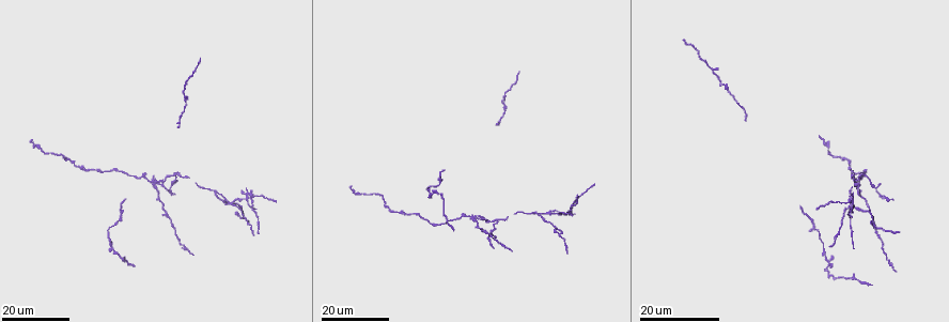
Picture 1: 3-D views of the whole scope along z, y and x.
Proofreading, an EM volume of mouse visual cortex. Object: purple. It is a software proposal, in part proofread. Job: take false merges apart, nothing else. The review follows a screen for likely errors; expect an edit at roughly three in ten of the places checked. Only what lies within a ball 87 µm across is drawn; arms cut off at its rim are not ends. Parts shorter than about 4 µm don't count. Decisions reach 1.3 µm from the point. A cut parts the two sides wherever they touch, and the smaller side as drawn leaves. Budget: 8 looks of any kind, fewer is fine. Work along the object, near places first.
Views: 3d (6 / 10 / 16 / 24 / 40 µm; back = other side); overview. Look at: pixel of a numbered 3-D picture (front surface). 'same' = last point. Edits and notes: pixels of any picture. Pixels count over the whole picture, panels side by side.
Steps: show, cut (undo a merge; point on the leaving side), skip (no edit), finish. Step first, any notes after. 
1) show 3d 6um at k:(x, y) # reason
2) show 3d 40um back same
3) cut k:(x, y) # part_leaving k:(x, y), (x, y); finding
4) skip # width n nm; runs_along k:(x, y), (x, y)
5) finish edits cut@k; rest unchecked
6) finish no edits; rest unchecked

show 3d 16um at 1:(179, 174) # three-way junction

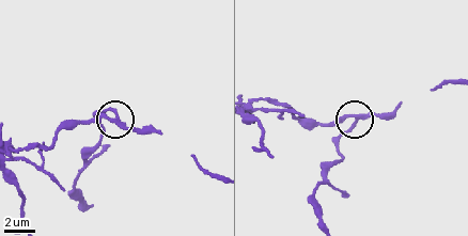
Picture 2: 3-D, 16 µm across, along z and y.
show 3d 6um at 2:(117, 119)

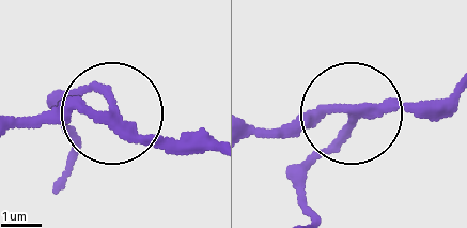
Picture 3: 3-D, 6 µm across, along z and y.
cut 3:(105, 86) # part_leaving 3:(369, 112), (305, 175), (308, 212); two neurons meet here

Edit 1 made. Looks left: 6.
show overview

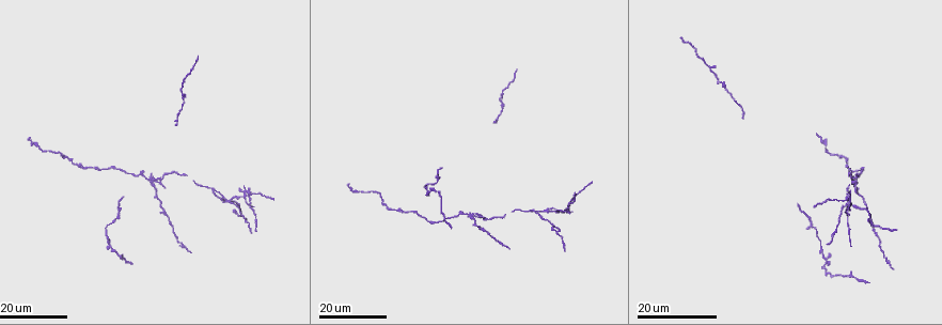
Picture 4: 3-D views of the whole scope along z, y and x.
show 3d 16um at 4:(230, 201)

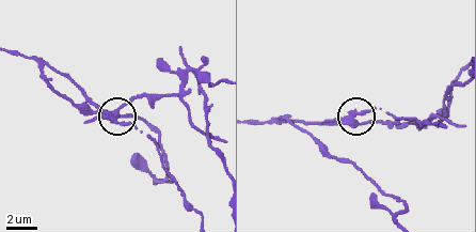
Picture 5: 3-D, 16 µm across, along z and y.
show 3d 10um at 5:(354, 123)

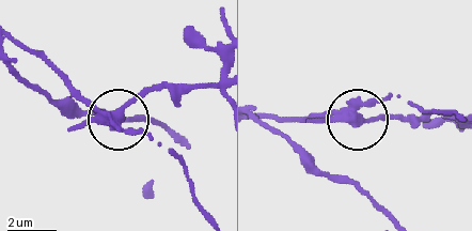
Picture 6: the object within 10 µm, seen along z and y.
cut 6:(71, 127) # part_leaving 6:(108, 117), (155, 92), (185, 92), (220, 79); two neurons meet here

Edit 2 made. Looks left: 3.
show 3d 16um at 4:(152, 180) # small branch off a trunk

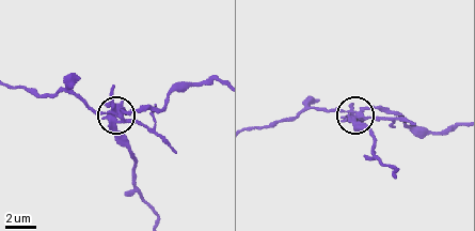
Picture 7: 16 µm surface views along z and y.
show 3d 10um at 7:(118, 114)

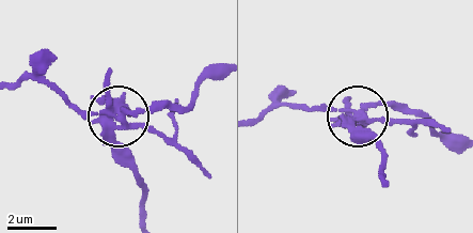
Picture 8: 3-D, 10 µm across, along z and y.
cut 8:(106, 89) # side_arm 46 um; part_leaving 8:(135, 114), (116, 145), (137, 183), (141, 213); a second neuron is stuck on

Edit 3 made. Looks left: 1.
finish edits cut@3, cut@6, cut@8; rest unchecked

